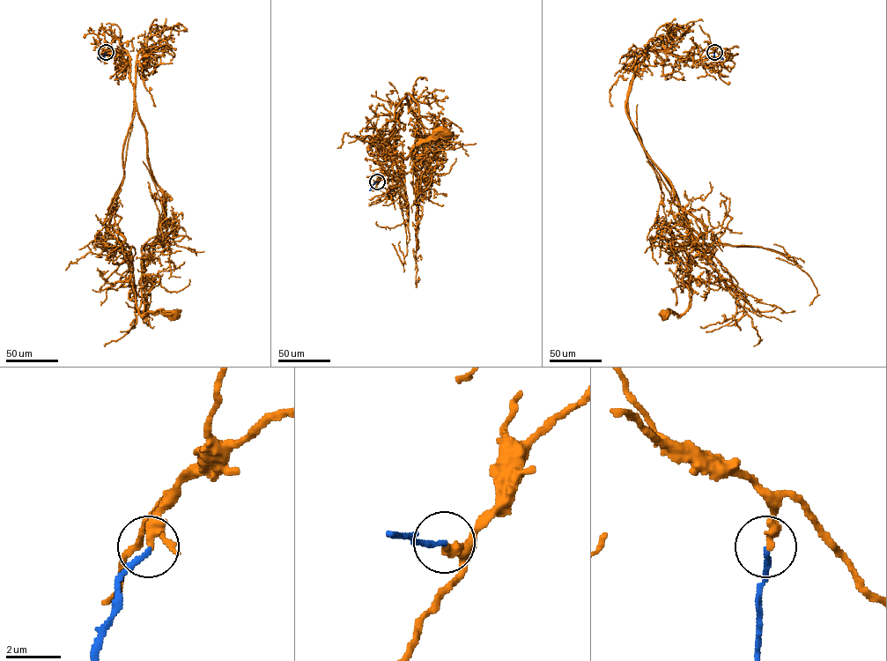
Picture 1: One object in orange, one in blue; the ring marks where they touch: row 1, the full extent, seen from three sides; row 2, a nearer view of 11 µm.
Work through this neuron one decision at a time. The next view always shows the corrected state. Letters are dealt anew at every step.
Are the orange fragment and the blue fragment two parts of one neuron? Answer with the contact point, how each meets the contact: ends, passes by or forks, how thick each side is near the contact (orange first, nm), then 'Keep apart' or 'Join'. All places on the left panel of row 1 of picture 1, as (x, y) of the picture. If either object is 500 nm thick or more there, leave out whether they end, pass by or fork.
Place: (106, 52). At the ring orange ends. At the ring blue ends. Thickness 380 nm (orange) against 180 nm. Join

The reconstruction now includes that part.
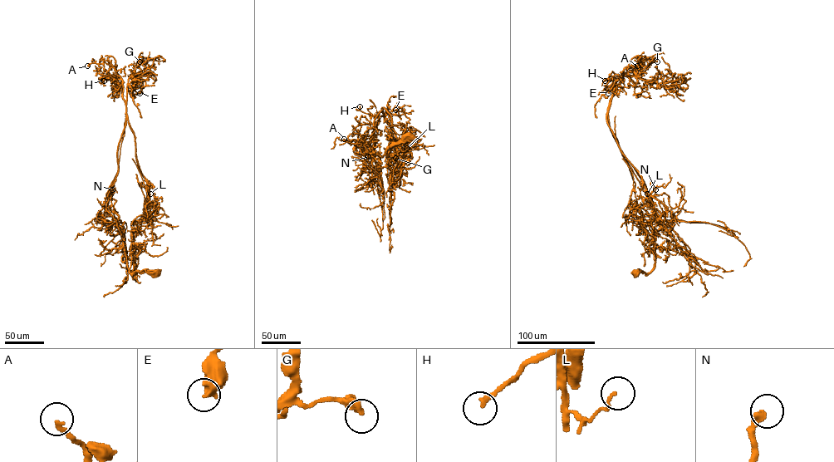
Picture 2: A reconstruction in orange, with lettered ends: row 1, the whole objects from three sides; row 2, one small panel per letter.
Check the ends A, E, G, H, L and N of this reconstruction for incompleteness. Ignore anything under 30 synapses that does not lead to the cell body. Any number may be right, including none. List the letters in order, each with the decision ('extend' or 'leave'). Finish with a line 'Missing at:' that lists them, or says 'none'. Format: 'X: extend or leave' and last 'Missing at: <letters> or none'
A: leave
E: leave
G: leave
H: extend
L: leave
N: extend
Missing at: H, N

